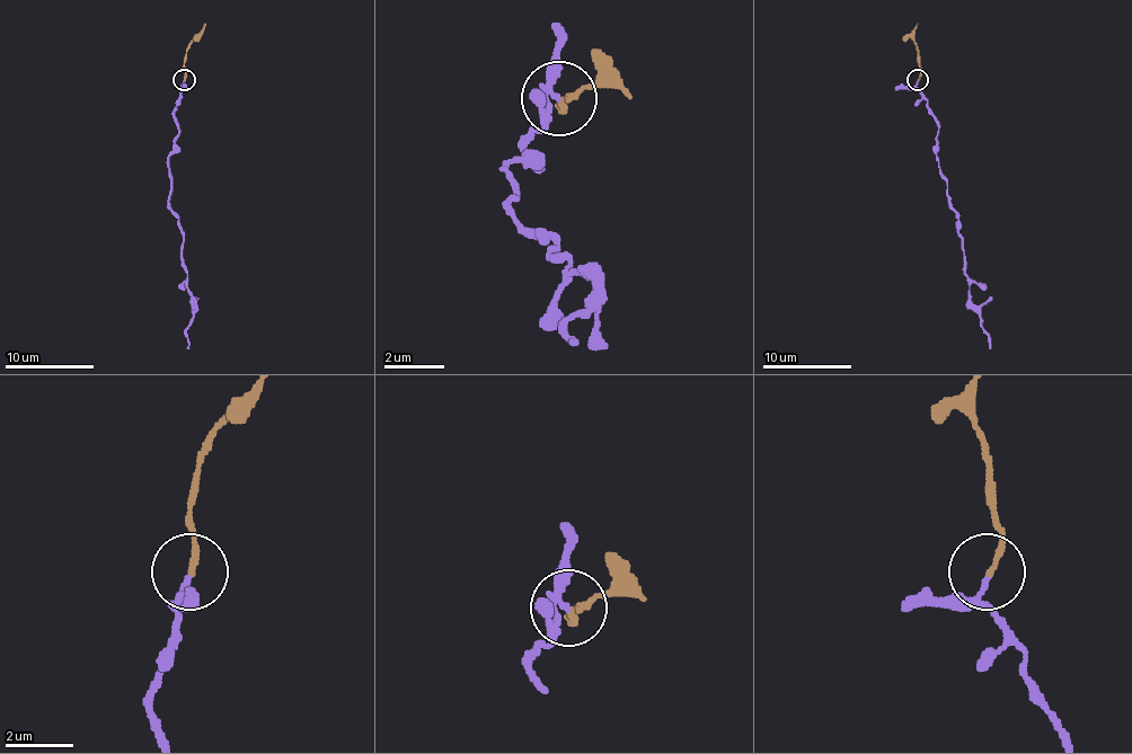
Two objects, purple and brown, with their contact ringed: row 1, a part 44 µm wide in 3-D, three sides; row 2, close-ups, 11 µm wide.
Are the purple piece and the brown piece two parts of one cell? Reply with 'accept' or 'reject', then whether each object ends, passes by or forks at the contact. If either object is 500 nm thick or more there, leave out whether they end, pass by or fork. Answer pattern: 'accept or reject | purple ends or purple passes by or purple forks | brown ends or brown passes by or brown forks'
accept | purple passes by | brown ends

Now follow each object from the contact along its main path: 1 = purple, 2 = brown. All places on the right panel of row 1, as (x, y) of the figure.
1: (917, 80), (917, 89), (939, 126), (939, 173), (947, 184), (949, 209), (958, 219), (970, 303), (990, 347)
2: (917, 80), (921, 71), (917, 23)

